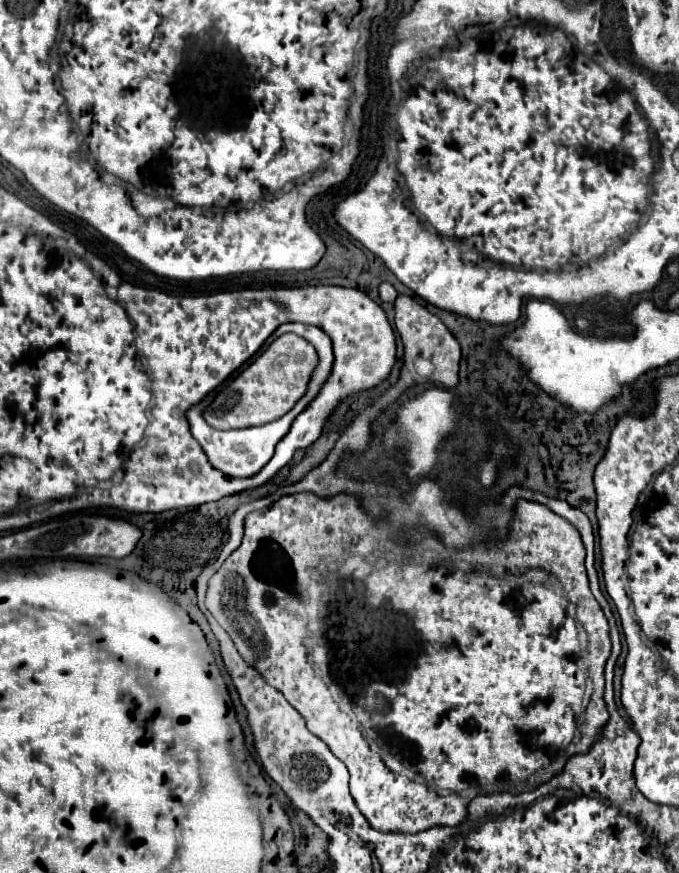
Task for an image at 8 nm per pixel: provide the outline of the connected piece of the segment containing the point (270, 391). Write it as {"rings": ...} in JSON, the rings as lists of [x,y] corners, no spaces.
{"rings":[[[280,335],[250,367],[218,391],[212,405],[204,411],[204,419],[216,429],[242,429],[280,419],[304,395],[312,367],[316,367],[314,347],[298,335]]]}

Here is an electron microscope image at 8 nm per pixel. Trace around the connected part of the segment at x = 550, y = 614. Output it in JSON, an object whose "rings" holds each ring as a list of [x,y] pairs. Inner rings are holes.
{"rings":[[[294,493],[294,495],[284,495],[284,497],[280,497],[276,503],[272,503],[268,509],[264,509],[264,511],[254,511],[254,513],[250,513],[248,515],[248,519],[246,519],[246,525],[244,525],[244,539],[242,539],[242,545],[224,561],[224,565],[220,567],[220,571],[210,579],[210,589],[208,589],[208,595],[206,595],[206,607],[208,607],[208,611],[214,615],[214,619],[220,623],[220,627],[232,637],[232,641],[234,641],[234,645],[236,645],[236,649],[238,649],[238,653],[242,655],[242,659],[250,665],[250,667],[254,667],[262,677],[264,677],[264,681],[268,683],[268,685],[272,685],[274,689],[278,689],[284,697],[286,697],[286,701],[306,719],[306,727],[310,729],[310,733],[314,733],[316,737],[320,737],[326,745],[328,745],[328,749],[340,759],[340,761],[344,761],[346,763],[346,767],[348,767],[348,771],[350,771],[350,793],[352,793],[352,797],[354,797],[354,801],[356,801],[356,807],[360,809],[360,813],[368,819],[368,823],[372,825],[372,827],[378,827],[378,831],[404,831],[404,833],[416,833],[416,831],[424,831],[424,829],[428,829],[428,827],[434,827],[434,825],[458,825],[458,823],[462,823],[464,819],[466,819],[466,807],[468,807],[468,803],[470,803],[470,799],[472,797],[476,797],[474,793],[496,793],[496,791],[510,791],[510,793],[522,793],[524,789],[532,789],[536,783],[530,783],[530,785],[524,785],[524,783],[528,783],[528,779],[526,777],[534,777],[540,769],[548,769],[550,767],[550,777],[554,775],[554,773],[558,773],[560,769],[562,769],[562,765],[564,763],[550,763],[550,757],[554,757],[554,755],[558,755],[558,751],[562,749],[562,745],[566,747],[570,741],[572,741],[572,737],[574,737],[574,733],[576,733],[576,715],[580,713],[580,703],[582,703],[582,697],[584,697],[584,689],[586,689],[586,669],[588,671],[587,676],[590,681],[592,681],[592,687],[594,687],[594,693],[590,695],[590,703],[588,703],[588,707],[585,708],[583,712],[586,713],[586,723],[582,725],[582,729],[580,729],[580,733],[578,733],[578,737],[568,745],[568,749],[564,749],[562,751],[562,755],[564,757],[570,757],[570,755],[574,755],[574,753],[584,753],[584,751],[588,751],[588,747],[594,743],[594,739],[596,739],[596,735],[598,735],[598,731],[600,731],[600,727],[608,721],[608,711],[606,711],[606,703],[604,703],[604,699],[602,699],[602,693],[604,693],[604,663],[606,663],[606,659],[608,659],[608,655],[610,655],[610,639],[608,639],[608,621],[604,619],[604,613],[602,613],[602,609],[600,609],[600,605],[596,603],[596,599],[594,599],[594,595],[590,593],[590,587],[588,587],[588,575],[586,575],[586,569],[584,569],[584,545],[580,543],[580,535],[578,535],[578,531],[576,531],[576,527],[572,527],[566,519],[560,519],[556,513],[552,513],[548,507],[544,507],[544,505],[538,505],[538,503],[532,503],[532,501],[518,501],[518,505],[516,505],[516,517],[514,517],[514,521],[510,523],[510,531],[509,537],[504,543],[501,544],[492,544],[495,550],[493,553],[498,555],[492,555],[492,563],[490,563],[490,549],[480,549],[480,547],[476,547],[476,549],[472,549],[472,551],[454,551],[454,549],[446,549],[442,543],[438,543],[434,537],[424,537],[422,541],[420,541],[420,545],[416,545],[416,547],[412,547],[412,549],[398,549],[398,545],[394,545],[392,541],[383,541],[386,535],[382,535],[380,529],[376,528],[388,528],[388,524],[384,517],[374,517],[370,514],[364,513],[362,509],[360,509],[360,505],[358,505],[358,501],[354,499],[354,497],[348,497],[348,495],[338,495],[338,497],[332,497],[332,499],[322,499],[322,497],[318,497],[318,495],[312,495],[312,493]],[[528,569],[542,569],[542,571],[546,573],[552,573],[554,575],[555,582],[553,584],[546,584],[543,583],[549,589],[546,589],[544,585],[534,585],[532,581],[528,581],[530,579],[530,575],[524,575],[527,573]],[[554,591],[561,593],[564,597],[567,598],[568,595],[568,602],[575,605],[575,612],[574,618],[569,616],[566,613],[566,609],[564,609],[564,601],[562,601],[562,597],[558,595],[558,593],[554,593]],[[580,623],[582,627],[584,627],[584,631],[586,631],[586,635],[588,635],[588,666],[586,663],[587,654],[584,655],[584,661],[581,661],[582,651],[580,651],[580,643],[578,643],[578,627],[576,624]],[[333,679],[352,679],[352,689],[360,695],[360,697],[366,697],[366,693],[368,693],[368,689],[372,689],[372,685],[374,683],[384,683],[384,685],[394,685],[394,687],[398,687],[400,691],[388,691],[388,693],[382,693],[382,697],[386,697],[386,707],[380,707],[382,711],[382,715],[388,719],[388,723],[390,723],[390,727],[392,727],[392,731],[394,731],[394,735],[398,735],[398,741],[404,741],[404,743],[392,743],[392,745],[386,745],[386,749],[382,751],[382,755],[386,757],[396,757],[402,765],[404,765],[404,769],[408,769],[408,771],[412,771],[412,773],[394,773],[394,771],[390,771],[388,767],[386,767],[386,763],[382,761],[382,757],[378,755],[378,753],[374,753],[372,749],[370,749],[370,745],[368,745],[368,741],[366,741],[366,737],[362,735],[362,731],[360,731],[360,725],[356,723],[355,715],[354,715],[354,702],[350,695],[350,683],[338,683],[335,682]],[[406,777],[424,777],[424,781],[428,783],[428,785],[432,785],[432,787],[436,787],[436,789],[448,789],[448,791],[452,791],[452,793],[446,793],[446,795],[440,795],[440,793],[436,793],[436,791],[432,791],[426,783],[416,783],[416,781],[412,781],[412,779],[406,779]]]}

